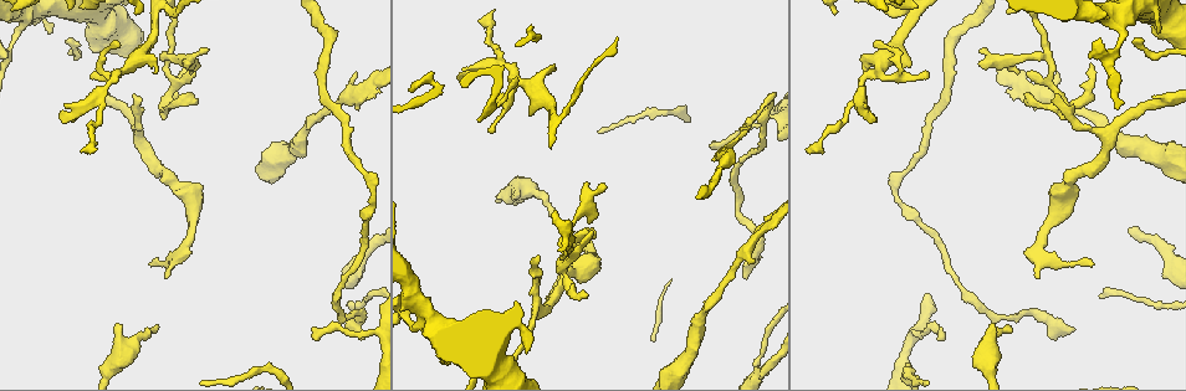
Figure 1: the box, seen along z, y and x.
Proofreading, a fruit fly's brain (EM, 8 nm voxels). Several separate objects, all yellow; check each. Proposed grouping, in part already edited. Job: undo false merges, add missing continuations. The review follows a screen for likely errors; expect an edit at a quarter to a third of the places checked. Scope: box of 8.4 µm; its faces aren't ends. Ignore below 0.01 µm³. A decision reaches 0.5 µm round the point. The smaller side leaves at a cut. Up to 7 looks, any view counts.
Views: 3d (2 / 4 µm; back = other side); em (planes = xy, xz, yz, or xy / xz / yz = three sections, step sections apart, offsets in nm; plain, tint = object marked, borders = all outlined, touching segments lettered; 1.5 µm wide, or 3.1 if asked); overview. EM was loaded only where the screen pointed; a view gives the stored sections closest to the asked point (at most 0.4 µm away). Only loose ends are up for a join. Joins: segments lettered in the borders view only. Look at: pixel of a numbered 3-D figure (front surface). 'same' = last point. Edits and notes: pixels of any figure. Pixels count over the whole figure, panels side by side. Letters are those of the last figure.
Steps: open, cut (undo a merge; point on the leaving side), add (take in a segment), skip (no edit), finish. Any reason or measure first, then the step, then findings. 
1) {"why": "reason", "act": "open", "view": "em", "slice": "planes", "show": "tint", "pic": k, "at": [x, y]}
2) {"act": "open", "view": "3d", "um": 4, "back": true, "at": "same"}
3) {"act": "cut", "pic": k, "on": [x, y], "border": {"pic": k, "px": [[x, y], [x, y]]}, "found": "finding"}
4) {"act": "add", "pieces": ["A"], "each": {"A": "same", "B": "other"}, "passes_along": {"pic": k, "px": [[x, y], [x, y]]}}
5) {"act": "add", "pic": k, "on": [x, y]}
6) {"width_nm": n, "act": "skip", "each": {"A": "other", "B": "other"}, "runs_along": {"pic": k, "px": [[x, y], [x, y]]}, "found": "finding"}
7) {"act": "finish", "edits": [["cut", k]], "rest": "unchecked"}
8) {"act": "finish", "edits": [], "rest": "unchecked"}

{"why": "branch stops here", "act": "open", "view": "3d", "um": 4, "back": true, "pic": 1, "at": [994, 325]}

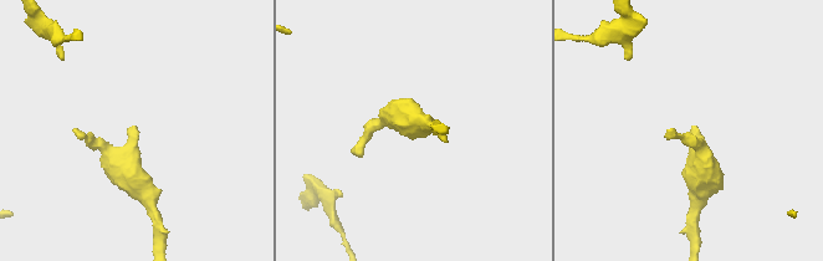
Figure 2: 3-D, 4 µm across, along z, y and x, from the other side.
{"act": "open", "view": "em", "slice": "planes", "show": "tint", "pic": 2, "at": [693, 128]}

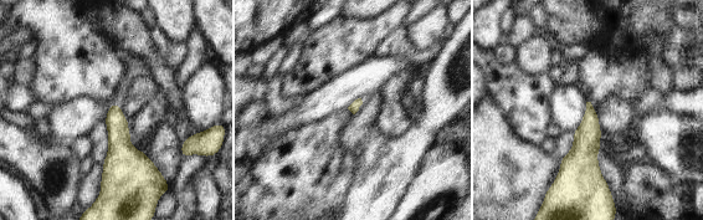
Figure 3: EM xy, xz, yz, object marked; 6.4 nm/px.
{"why": "what lies round it", "act": "open", "view": "em", "slice": "planes", "show": "borders", "at": "same"}

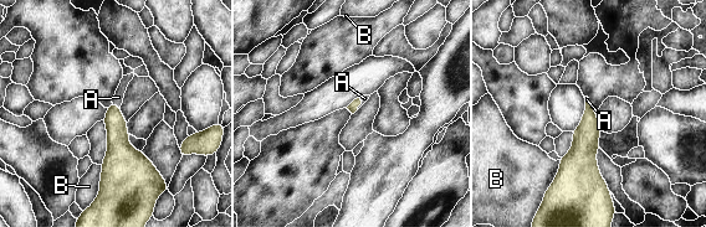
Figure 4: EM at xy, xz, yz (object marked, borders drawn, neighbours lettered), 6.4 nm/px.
{"act": "add", "pieces": ["A"], "each": {"A": "same", "B": "other"}, "found": "the neuron continues"}

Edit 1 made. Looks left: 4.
{"why": "redraw", "act": "open", "view": "overview"}

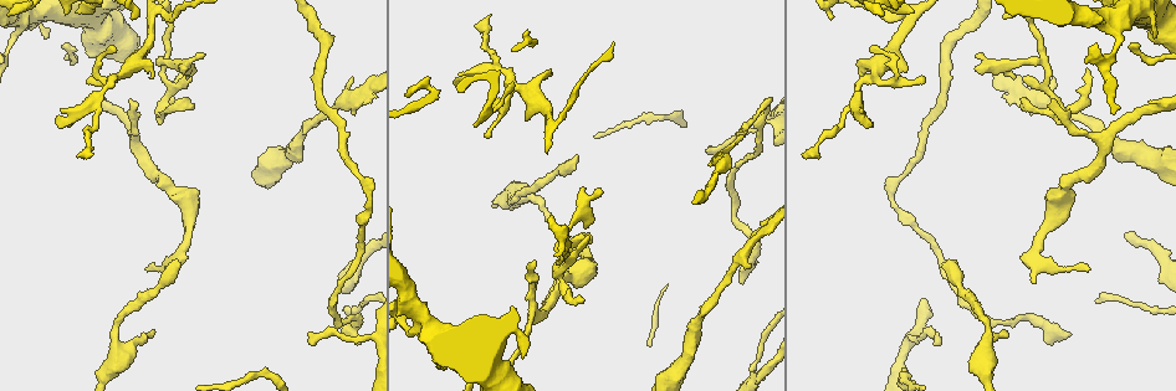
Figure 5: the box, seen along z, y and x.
{"why": "thin end", "act": "open", "view": "3d", "um": 2, "pic": 5, "at": [923, 79]}

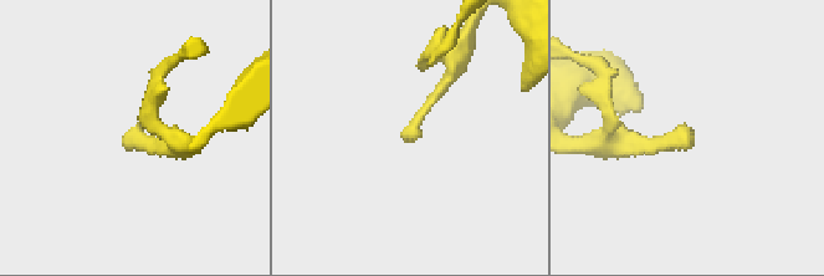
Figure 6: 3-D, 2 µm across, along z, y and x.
{"act": "open", "view": "em", "slice": "planes", "show": "tint", "pic": 6, "at": [126, 136]}

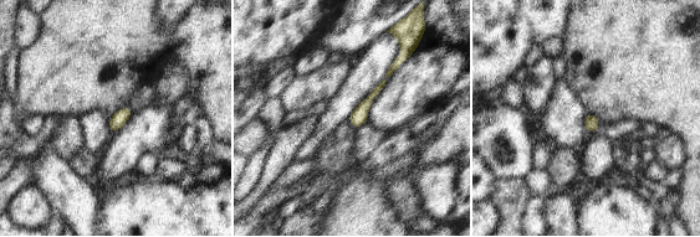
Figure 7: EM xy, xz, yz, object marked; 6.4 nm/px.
{"why": "what lies round it", "act": "open", "view": "em", "slice": "planes", "show": "borders", "at": "same"}

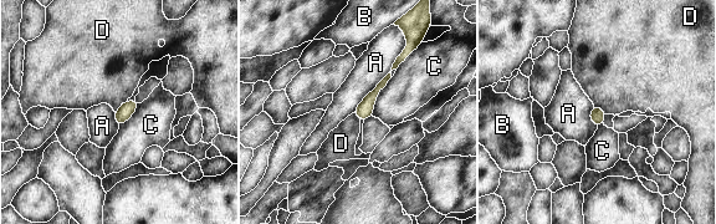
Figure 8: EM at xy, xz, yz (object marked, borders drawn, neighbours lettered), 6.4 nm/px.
{"longest_contact_nm": ["A", 600], "act": "skip", "each": {"A": "other", "B": "other", "C": "other", "D": "other"}, "found": "none of them fits"}

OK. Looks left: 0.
{"act": "finish", "edits": [["add", 4]], "rest": "unchecked"}

